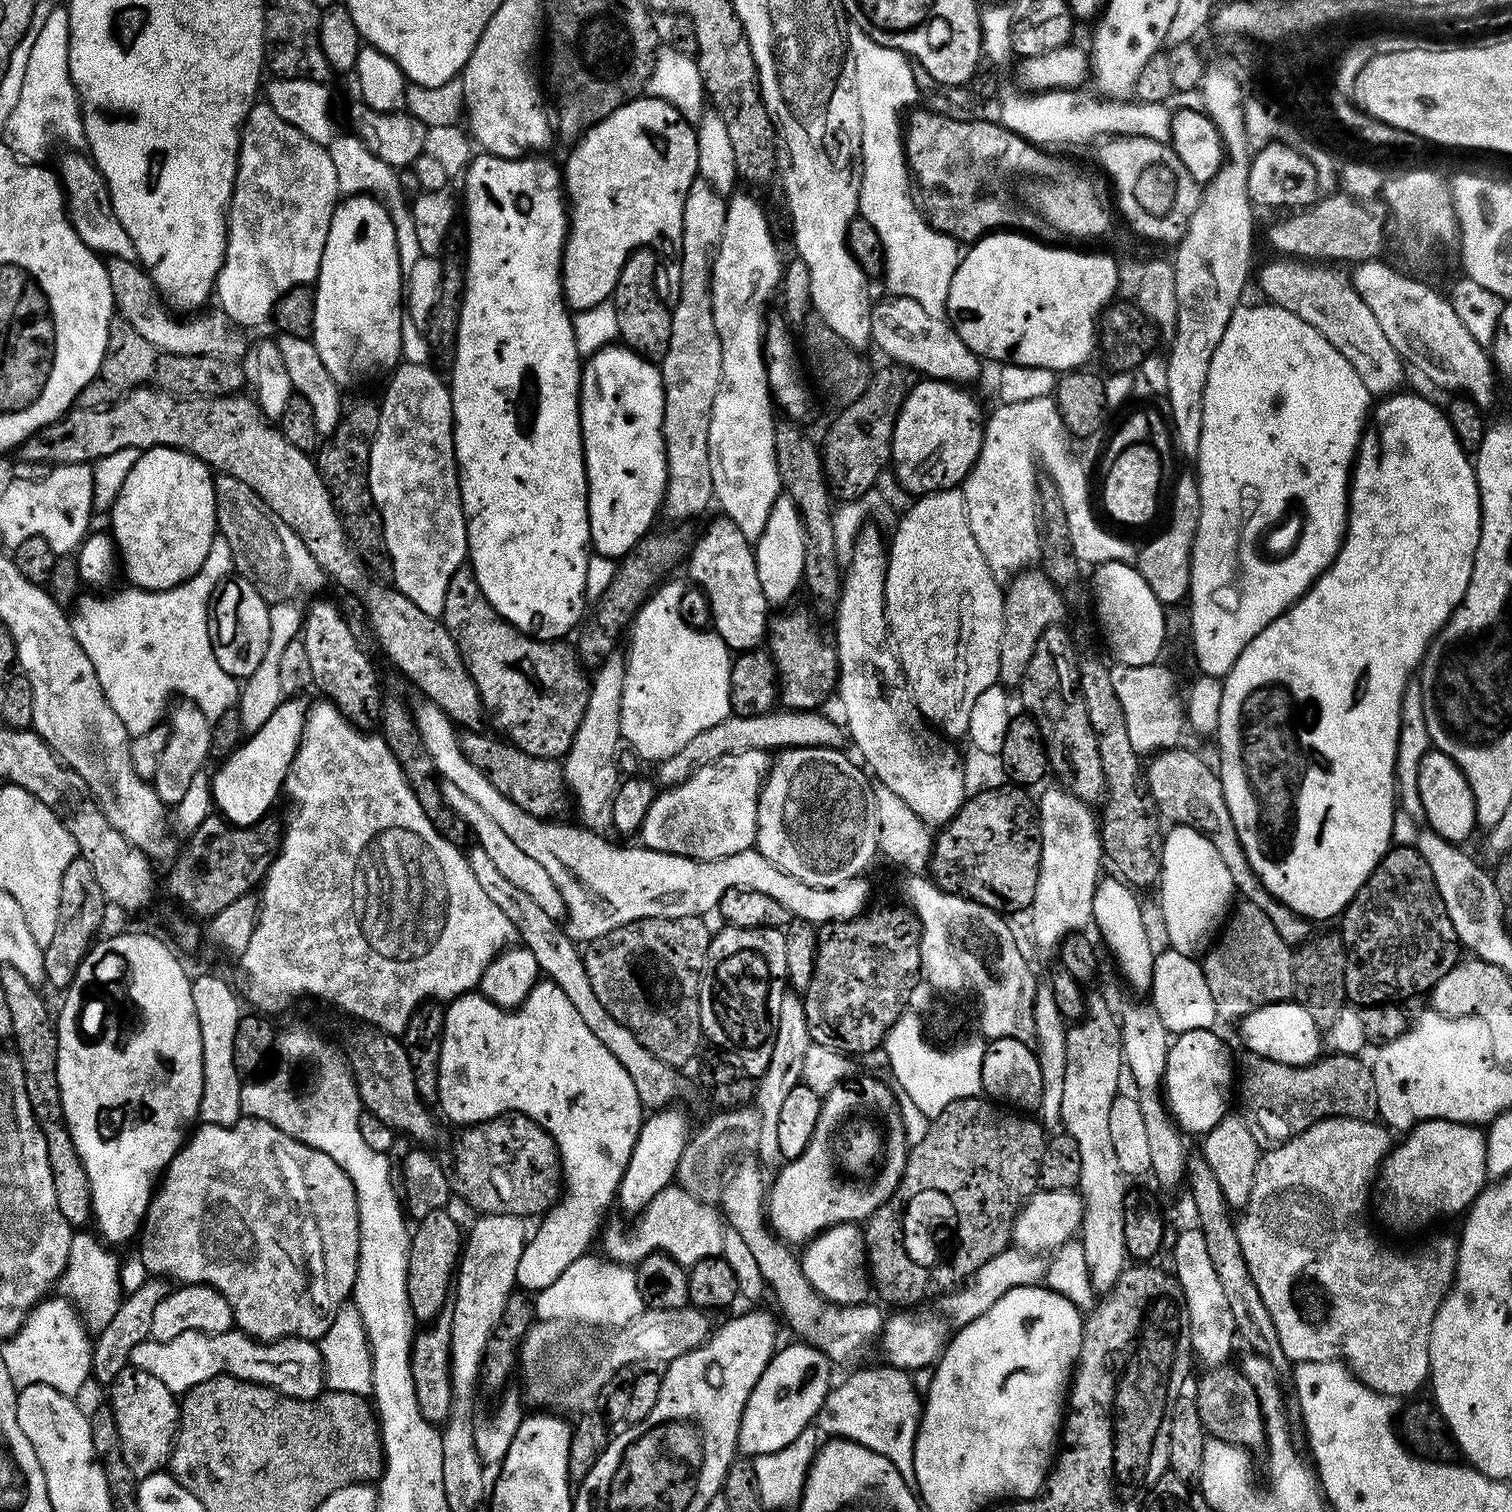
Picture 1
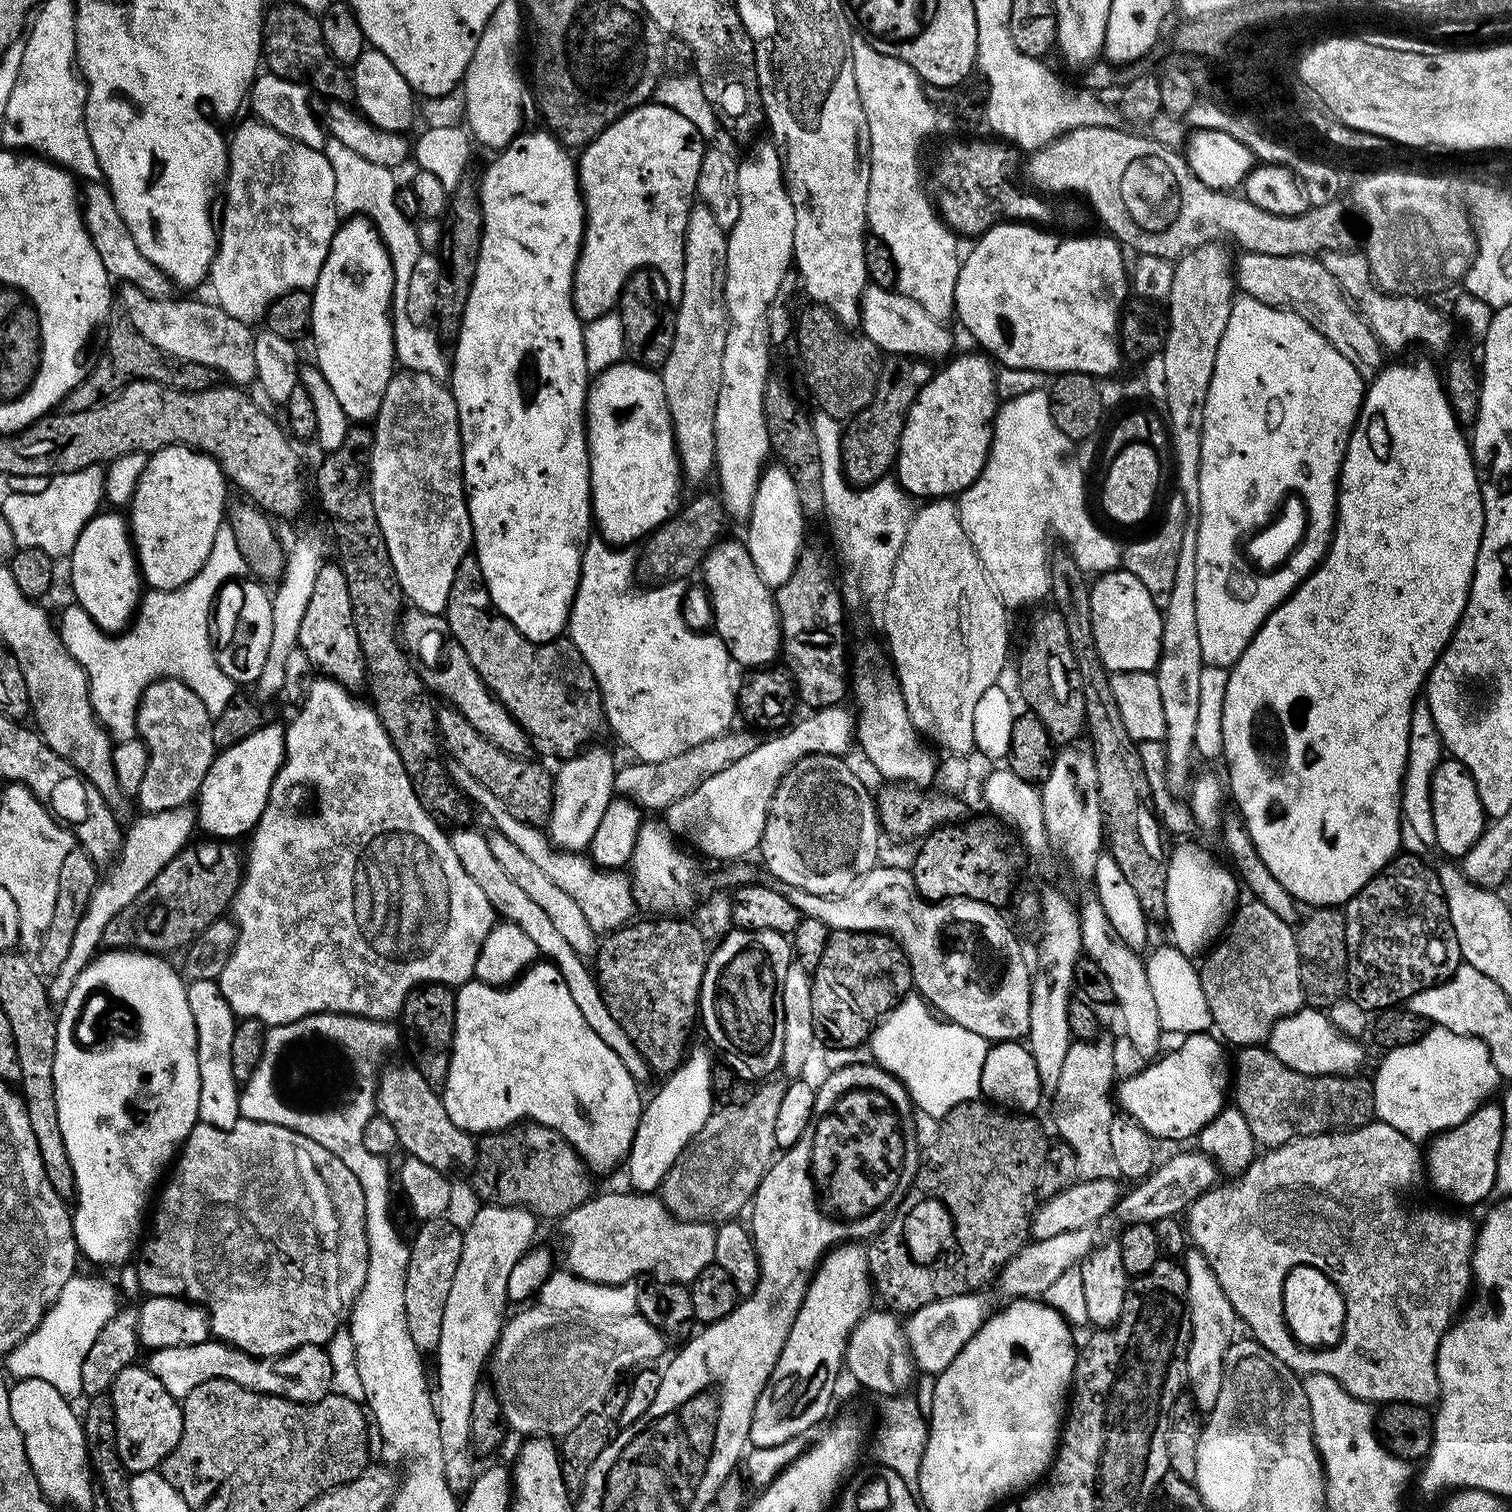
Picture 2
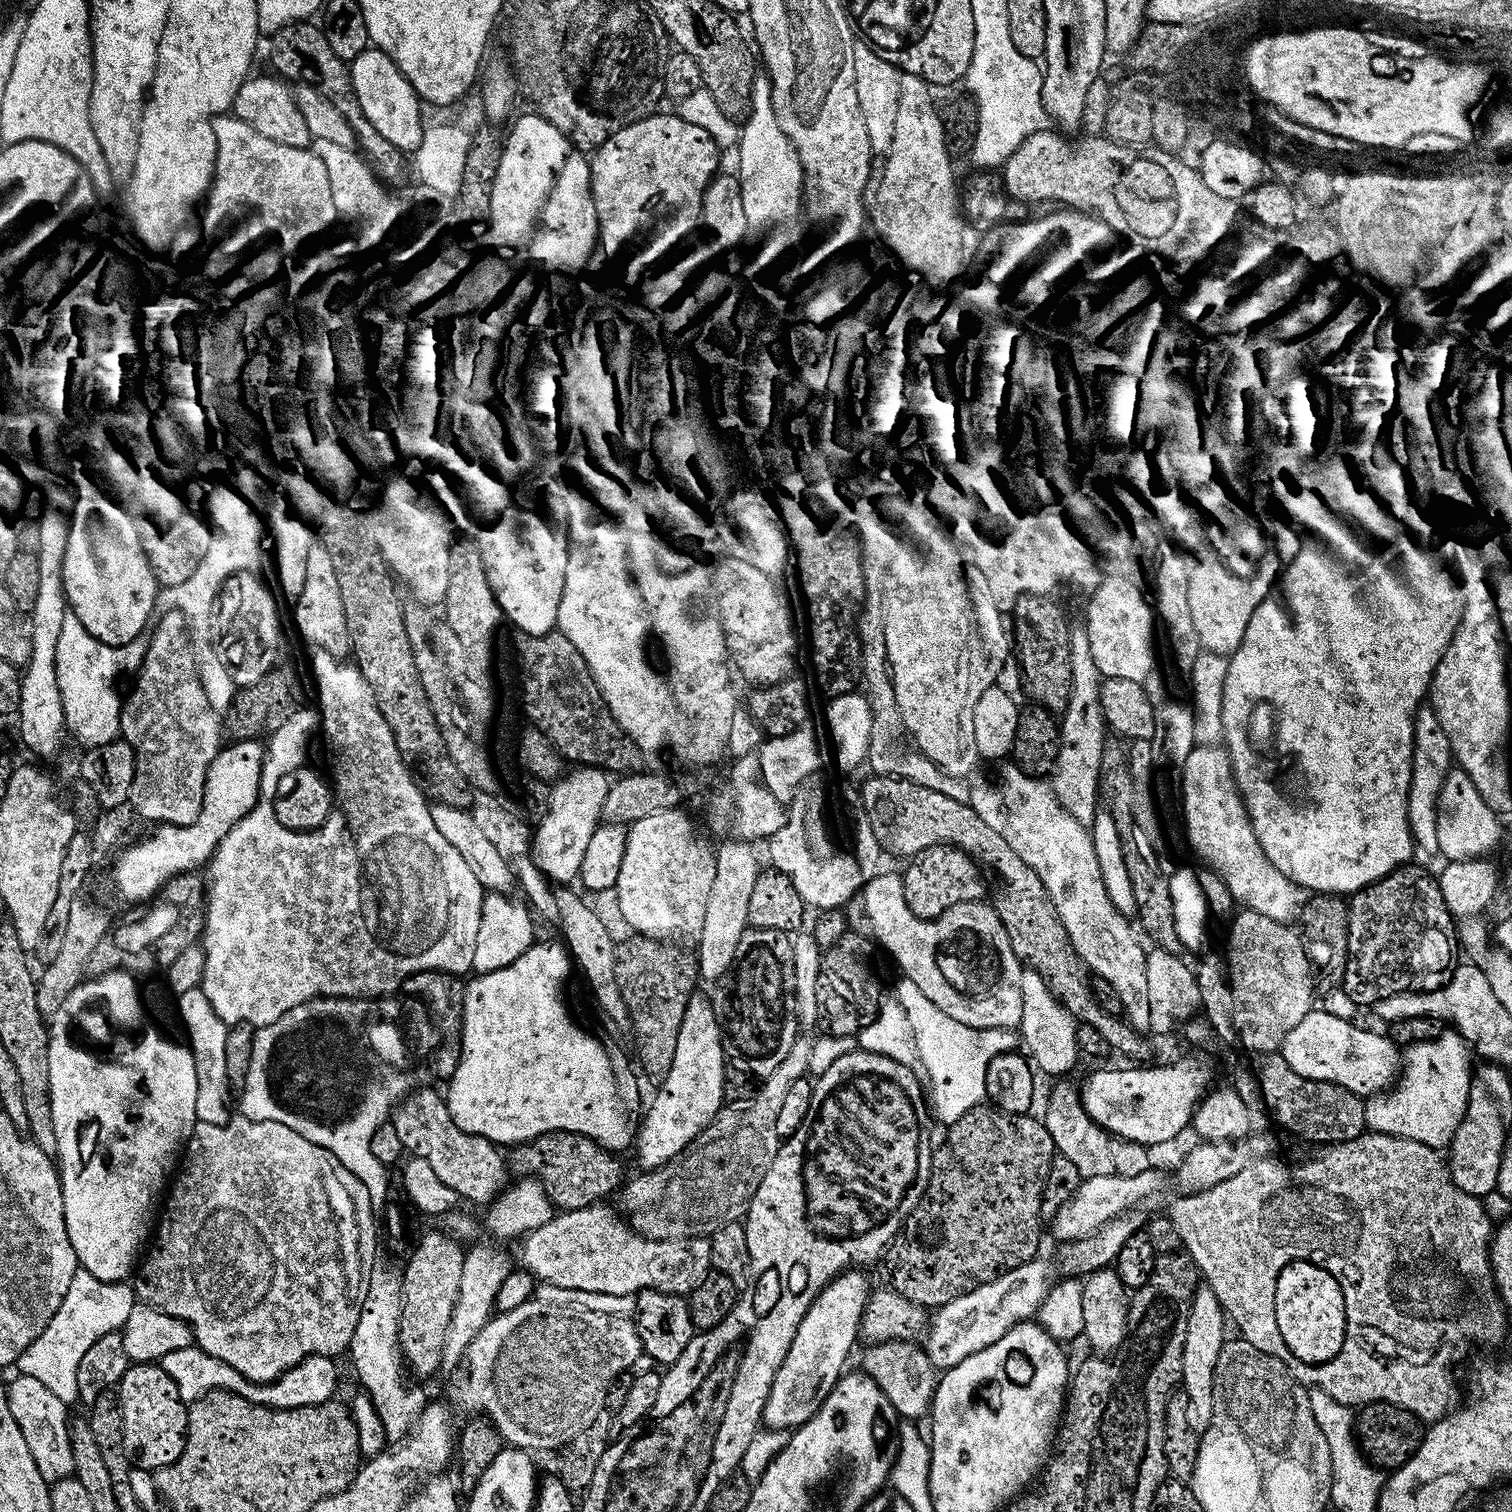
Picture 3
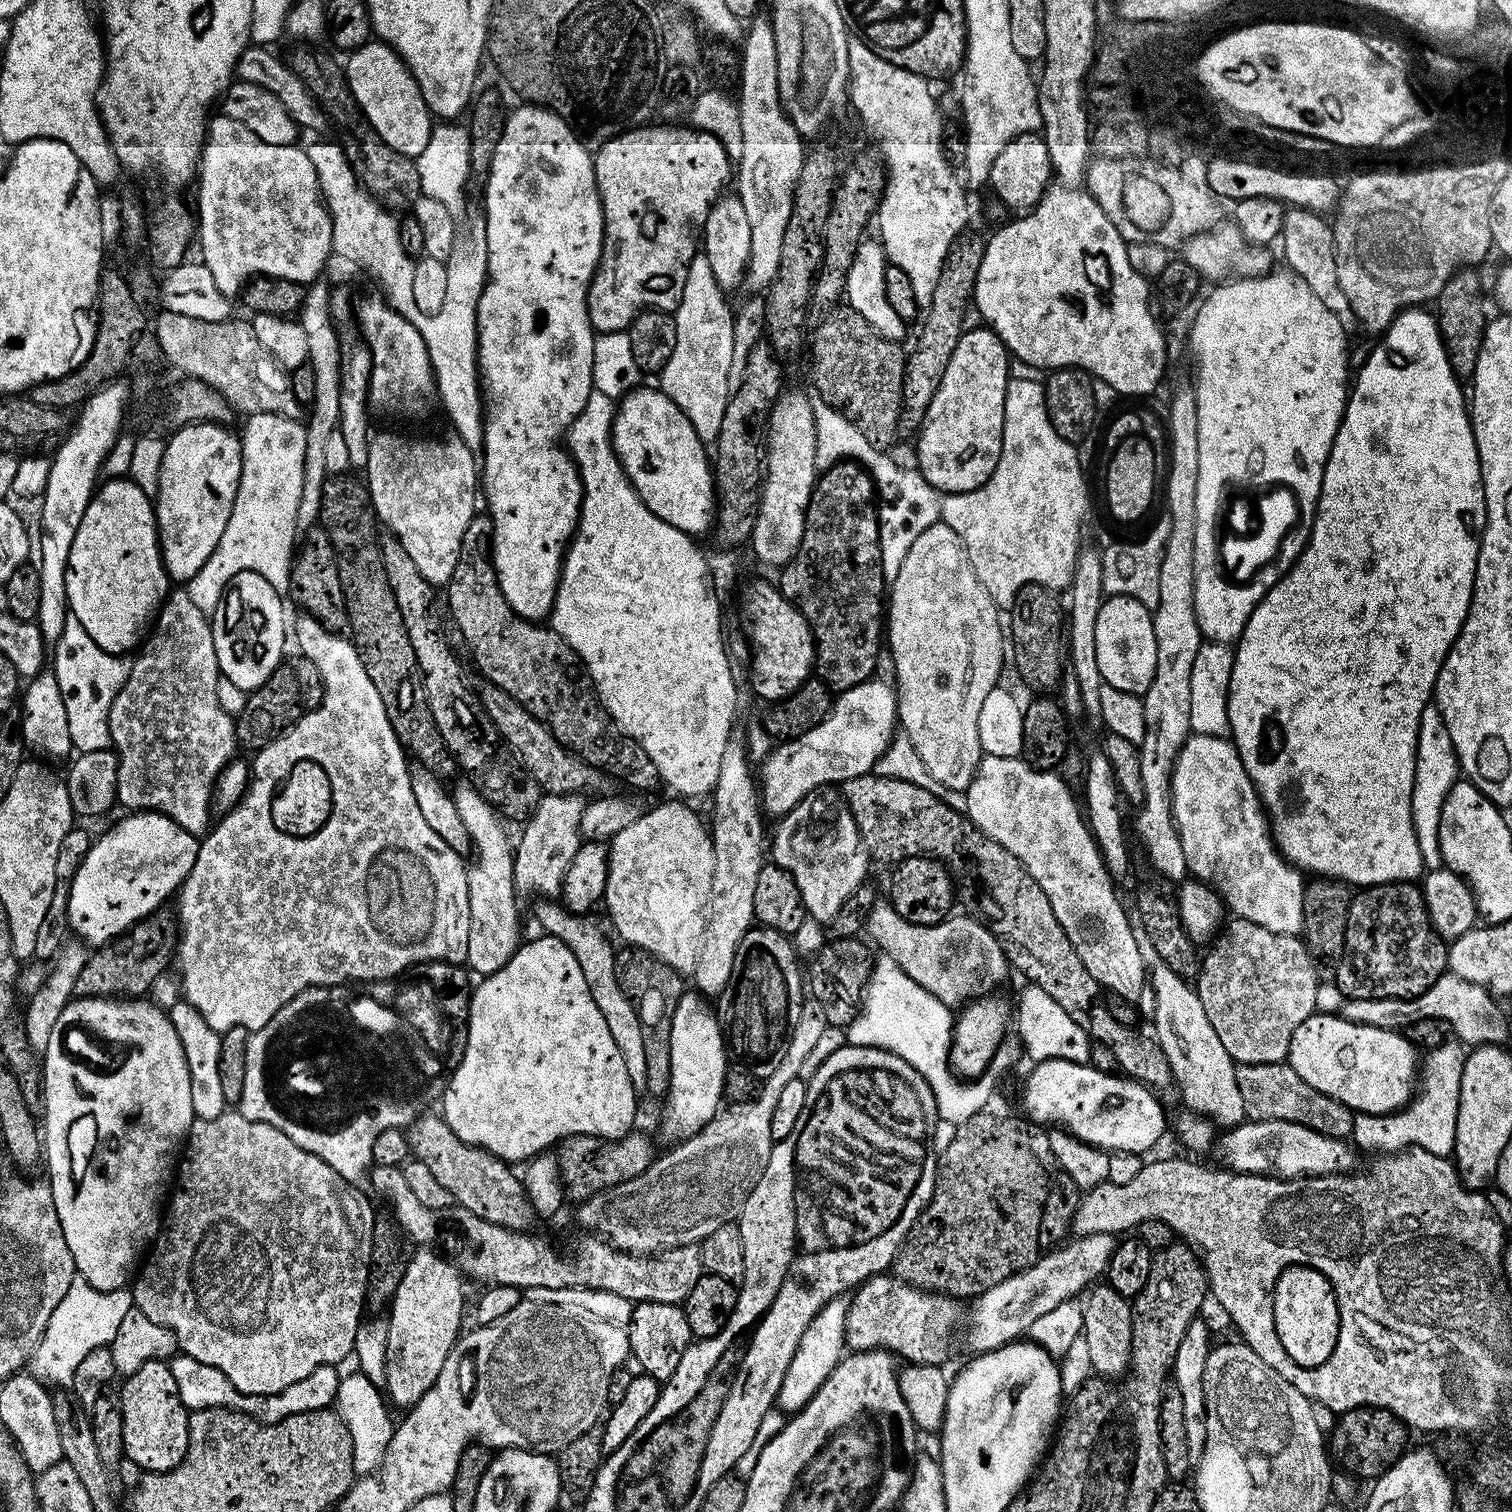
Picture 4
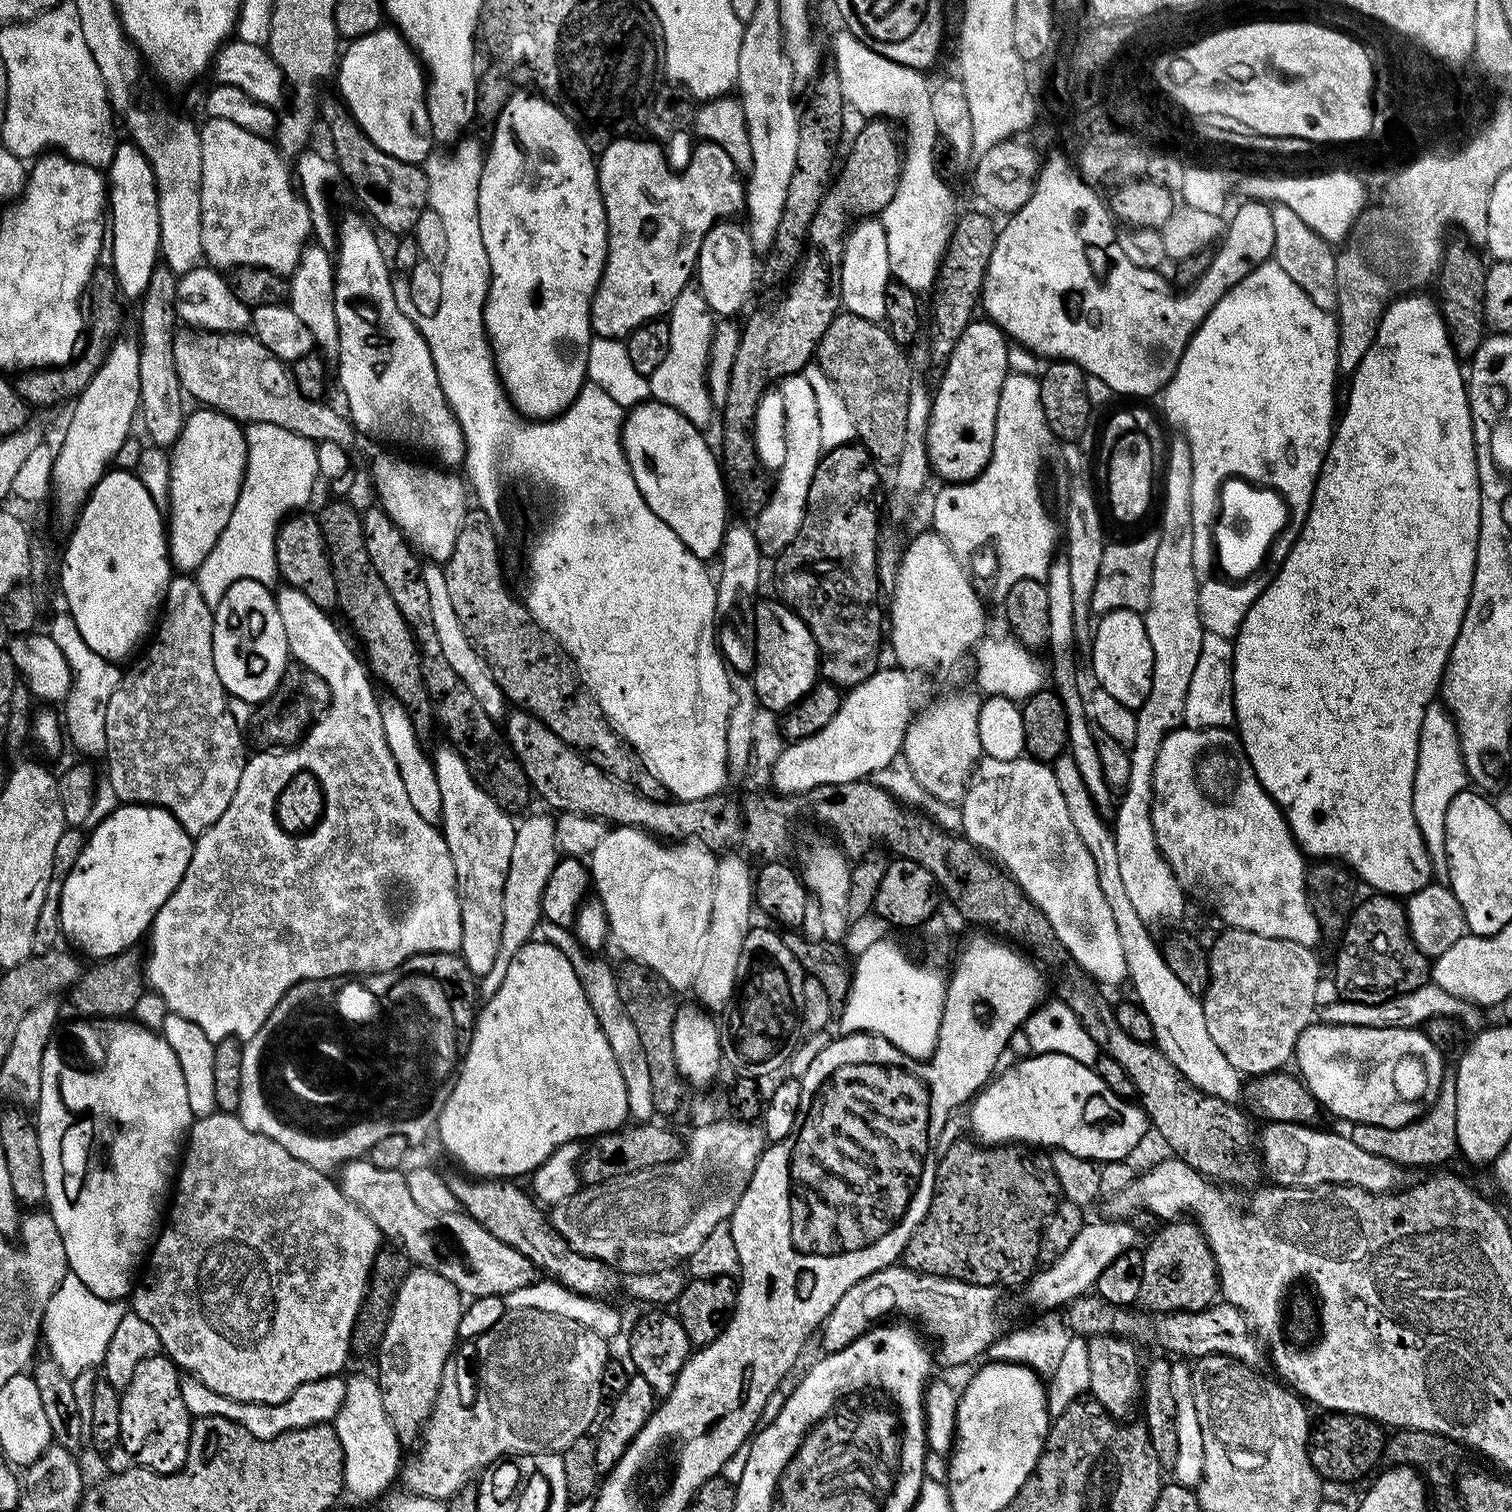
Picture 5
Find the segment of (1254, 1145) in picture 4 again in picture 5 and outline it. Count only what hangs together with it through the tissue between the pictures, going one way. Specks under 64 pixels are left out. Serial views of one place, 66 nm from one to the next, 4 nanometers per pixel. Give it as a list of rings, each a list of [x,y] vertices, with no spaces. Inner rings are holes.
[[[1268,1122],[1263,1127],[1258,1132],[1258,1159],[1263,1175],[1269,1176],[1273,1185],[1317,1188],[1323,1184],[1349,1184],[1367,1192],[1396,1192],[1405,1183],[1405,1169],[1401,1165],[1354,1146],[1351,1135],[1322,1132],[1317,1126],[1307,1124]]]

